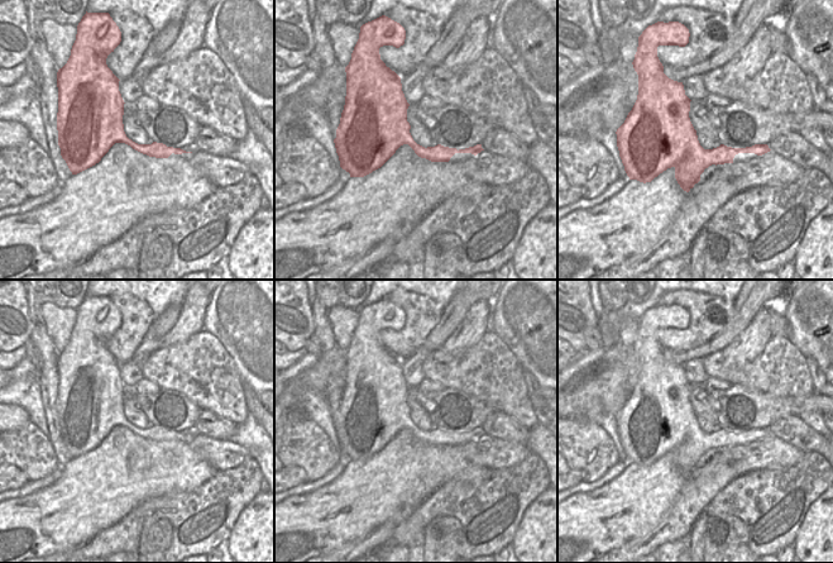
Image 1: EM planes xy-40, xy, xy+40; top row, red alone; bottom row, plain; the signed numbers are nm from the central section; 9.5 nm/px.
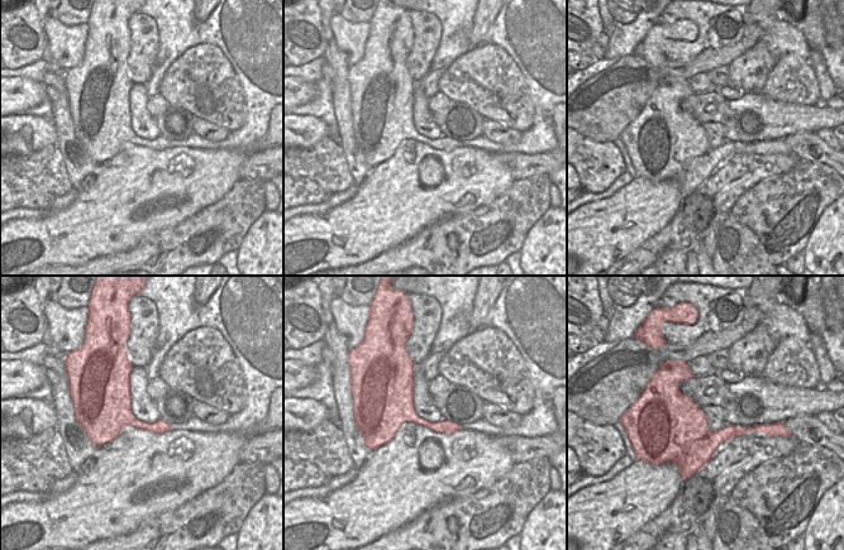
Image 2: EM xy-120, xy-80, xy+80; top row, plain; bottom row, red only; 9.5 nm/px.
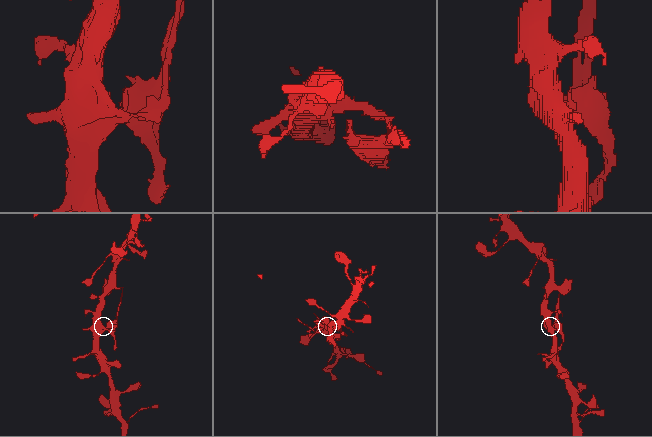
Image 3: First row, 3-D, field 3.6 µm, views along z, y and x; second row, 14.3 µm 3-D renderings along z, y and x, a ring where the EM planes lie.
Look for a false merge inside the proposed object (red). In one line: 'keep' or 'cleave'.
cleave

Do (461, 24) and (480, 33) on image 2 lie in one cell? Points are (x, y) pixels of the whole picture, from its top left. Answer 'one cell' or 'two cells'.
two cells

